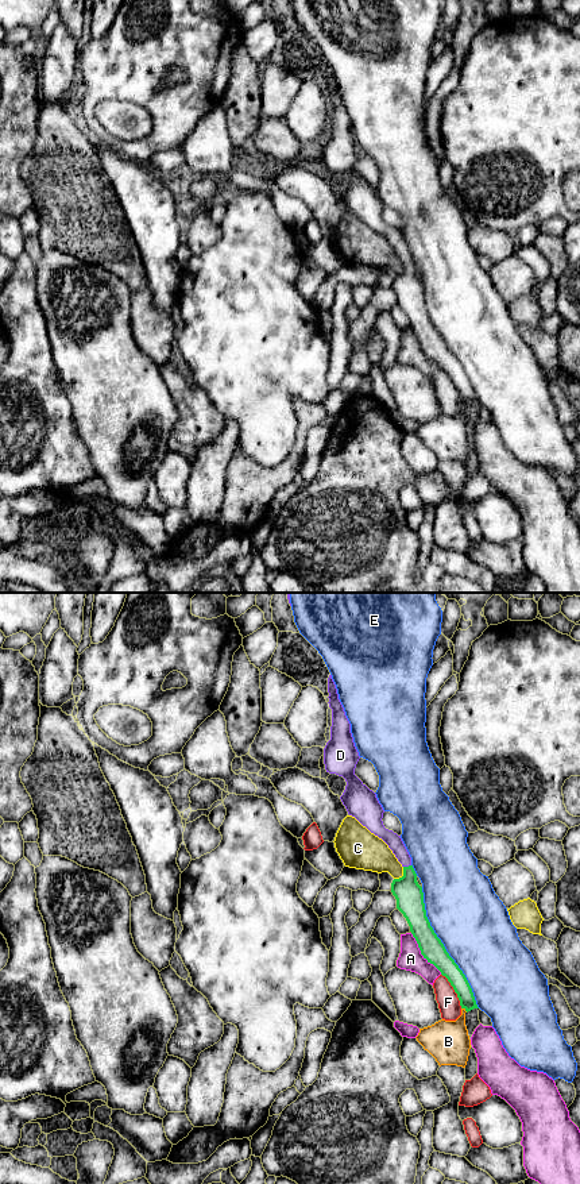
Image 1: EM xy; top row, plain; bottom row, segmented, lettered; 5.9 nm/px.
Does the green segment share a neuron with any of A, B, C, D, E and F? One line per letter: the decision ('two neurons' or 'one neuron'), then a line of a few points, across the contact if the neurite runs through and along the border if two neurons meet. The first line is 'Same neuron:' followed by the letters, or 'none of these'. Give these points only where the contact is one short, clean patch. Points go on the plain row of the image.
Same neuron: D
A: two neurons
B: two neurons; line xy (461, 402), (467, 407)
C: two neurons; line xy (403, 262), (403, 269), (394, 274)
D: one neuron; line xy (409, 290), (406, 262), (394, 236)
E: two neurons
F: two neurons

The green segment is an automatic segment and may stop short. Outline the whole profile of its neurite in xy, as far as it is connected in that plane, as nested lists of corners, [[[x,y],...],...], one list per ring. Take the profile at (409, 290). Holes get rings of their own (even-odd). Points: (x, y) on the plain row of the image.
[[[332,70],[328,73],[329,103],[332,104],[330,135],[324,143],[324,159],[329,169],[343,171],[347,177],[340,192],[349,211],[355,212],[371,228],[382,234],[403,262],[403,271],[394,274],[391,288],[397,294],[397,304],[406,313],[421,350],[448,374],[467,408],[479,404],[472,383],[434,328],[426,312],[422,282],[411,261],[411,252],[401,234],[383,220],[383,203],[376,189],[356,170],[355,163],[360,154],[351,128],[351,119],[339,95]]]

